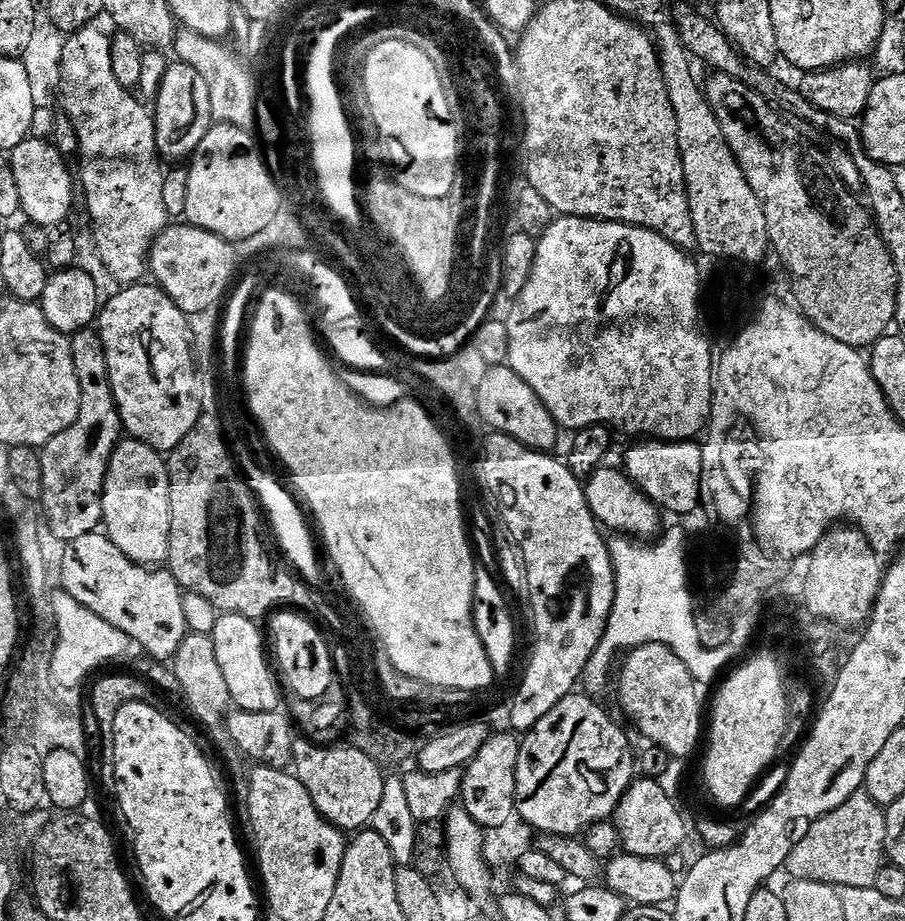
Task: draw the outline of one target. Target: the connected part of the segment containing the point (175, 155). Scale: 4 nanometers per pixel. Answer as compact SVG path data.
M183 62L169 63L154 101L154 119L157 153L165 161L187 161L214 123L210 110L210 86L206 86L202 74L198 74L194 66Z

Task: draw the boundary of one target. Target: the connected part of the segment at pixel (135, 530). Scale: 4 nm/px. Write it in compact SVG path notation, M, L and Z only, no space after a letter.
M131 438L121 439L110 461L111 474L105 478L102 510L103 527L114 546L136 564L164 566L170 550L172 499L165 457L149 444Z

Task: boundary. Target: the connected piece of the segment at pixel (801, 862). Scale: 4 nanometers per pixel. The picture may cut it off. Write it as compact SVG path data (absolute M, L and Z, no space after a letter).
M861 790L853 794L838 810L827 812L807 825L808 833L793 843L786 872L792 880L809 880L838 886L871 888L886 864L885 809Z

